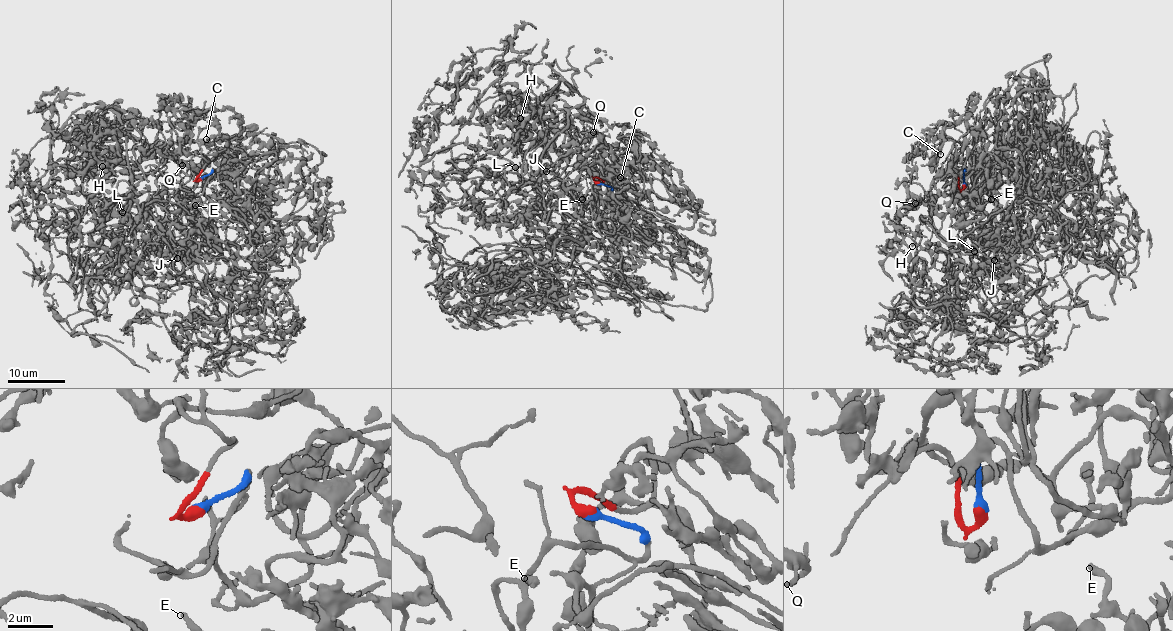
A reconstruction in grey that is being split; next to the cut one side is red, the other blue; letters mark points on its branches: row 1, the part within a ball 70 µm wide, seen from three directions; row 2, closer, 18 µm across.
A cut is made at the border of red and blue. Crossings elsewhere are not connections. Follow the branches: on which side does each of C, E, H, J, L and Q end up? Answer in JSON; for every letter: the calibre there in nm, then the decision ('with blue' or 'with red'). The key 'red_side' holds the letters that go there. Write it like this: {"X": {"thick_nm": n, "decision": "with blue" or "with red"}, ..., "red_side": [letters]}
{"C": {"thick_nm": 240, "decision": "with red"}, "E": {"thick_nm": 260, "decision": "with blue"}, "H": {"thick_nm": 180, "decision": "with blue"}, "J": {"thick_nm": 280, "decision": "with blue"}, "L": {"thick_nm": 190, "decision": "with blue"}, "Q": {"thick_nm": 150, "decision": "with blue"}, "red_side": ["C"]}

